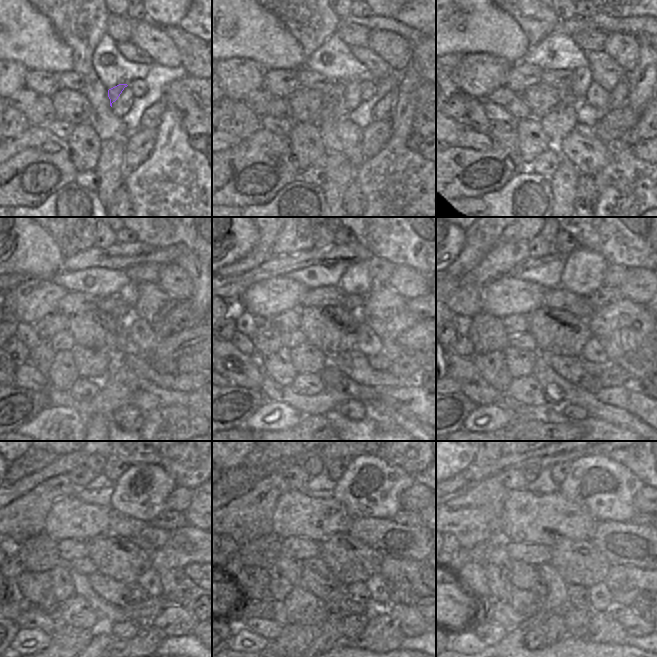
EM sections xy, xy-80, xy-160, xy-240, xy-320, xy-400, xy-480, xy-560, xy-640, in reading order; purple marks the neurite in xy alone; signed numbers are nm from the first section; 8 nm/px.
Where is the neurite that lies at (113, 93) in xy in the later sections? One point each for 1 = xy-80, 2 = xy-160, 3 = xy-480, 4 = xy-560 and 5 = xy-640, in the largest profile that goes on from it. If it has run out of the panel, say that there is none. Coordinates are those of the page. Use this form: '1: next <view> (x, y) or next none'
1: next xy-80 (333, 110)
2: next xy-160 (560, 121)
3: next xy-480 (62, 585)
4: next xy-560 (280, 586)
5: next xy-640 (500, 587)

